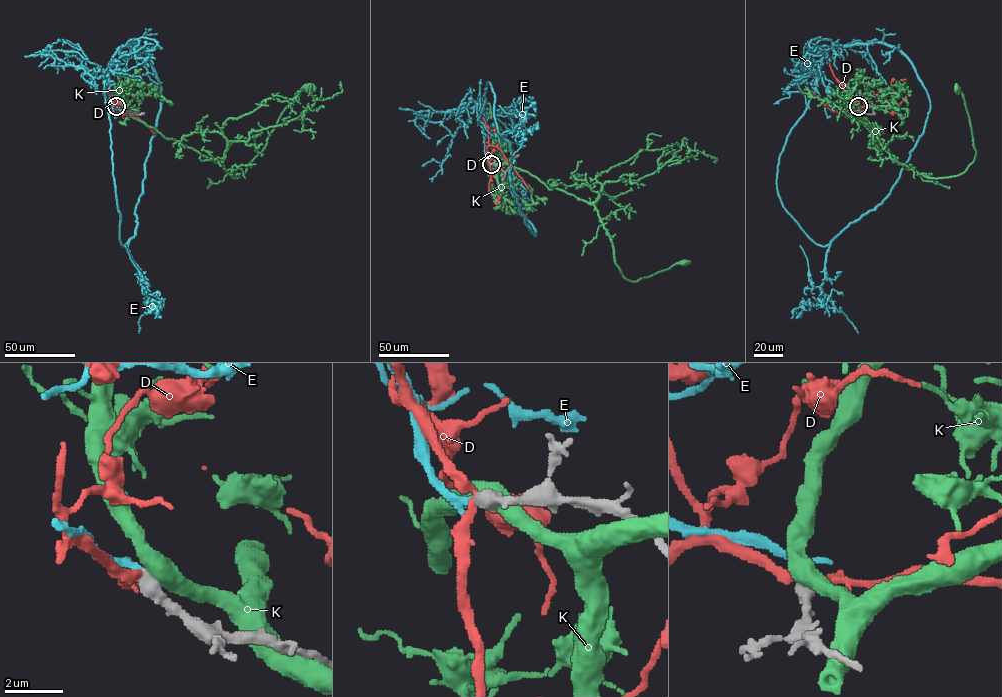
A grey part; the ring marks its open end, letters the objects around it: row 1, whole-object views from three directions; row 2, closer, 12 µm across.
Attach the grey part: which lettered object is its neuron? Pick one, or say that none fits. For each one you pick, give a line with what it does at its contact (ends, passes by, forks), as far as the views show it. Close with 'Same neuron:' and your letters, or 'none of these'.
E: It ends there
Same neuron: E

